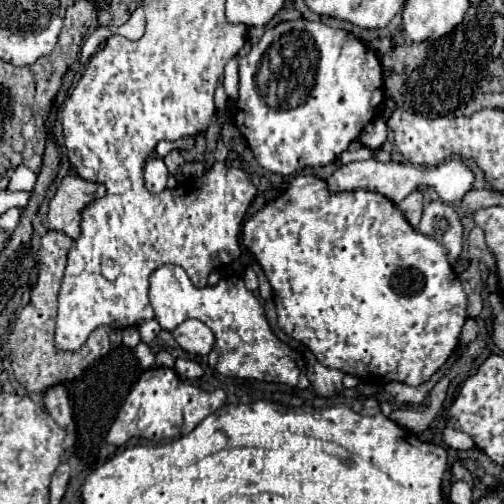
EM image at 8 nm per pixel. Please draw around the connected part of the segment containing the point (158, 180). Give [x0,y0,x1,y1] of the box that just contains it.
[145,158,167,194]

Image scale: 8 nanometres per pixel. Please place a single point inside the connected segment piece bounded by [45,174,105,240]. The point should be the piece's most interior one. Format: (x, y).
(74, 193)

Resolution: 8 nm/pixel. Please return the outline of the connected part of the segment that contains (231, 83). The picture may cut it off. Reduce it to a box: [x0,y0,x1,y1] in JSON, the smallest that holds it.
[223,58,239,102]

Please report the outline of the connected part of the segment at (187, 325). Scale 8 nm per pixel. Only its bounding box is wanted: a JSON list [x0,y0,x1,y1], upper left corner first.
[173,320,215,356]

